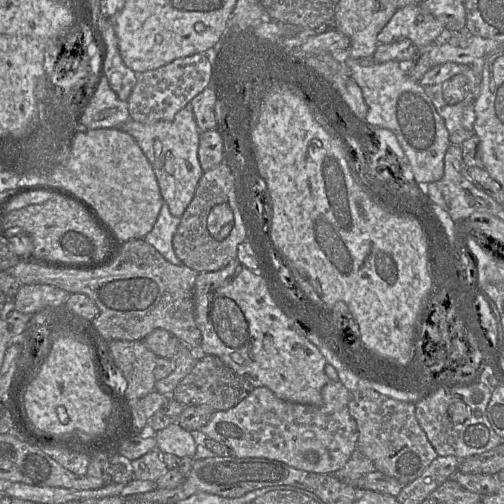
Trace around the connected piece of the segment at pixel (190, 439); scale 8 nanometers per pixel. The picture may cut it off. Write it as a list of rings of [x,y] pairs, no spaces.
[[[176,421],[166,428],[156,431],[155,439],[157,449],[161,453],[170,453],[183,458],[185,456],[193,457],[196,452],[196,446],[203,443],[197,439],[197,434],[183,429]]]

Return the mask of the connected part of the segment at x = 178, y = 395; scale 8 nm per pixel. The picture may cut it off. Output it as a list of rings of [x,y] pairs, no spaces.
[[[205,355],[196,362],[191,372],[177,384],[170,396],[184,406],[208,405],[214,411],[223,411],[237,405],[253,389],[254,387],[246,379],[237,375],[218,357]]]

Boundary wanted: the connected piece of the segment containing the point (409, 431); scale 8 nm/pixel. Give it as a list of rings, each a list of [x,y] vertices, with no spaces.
[[[366,389],[350,392],[348,408],[358,428],[357,449],[373,463],[376,471],[394,477],[402,486],[418,478],[438,457],[416,419],[415,404]]]

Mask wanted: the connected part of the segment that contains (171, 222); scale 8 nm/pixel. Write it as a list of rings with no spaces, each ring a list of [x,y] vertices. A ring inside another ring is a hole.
[[[164,201],[153,229],[144,240],[152,245],[168,262],[183,265],[173,248],[173,237],[180,224],[181,217],[171,214],[169,206]]]

